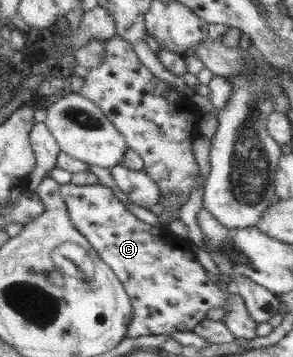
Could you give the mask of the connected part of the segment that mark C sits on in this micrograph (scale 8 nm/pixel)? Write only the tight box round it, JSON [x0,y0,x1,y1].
[60,182,258,341]

